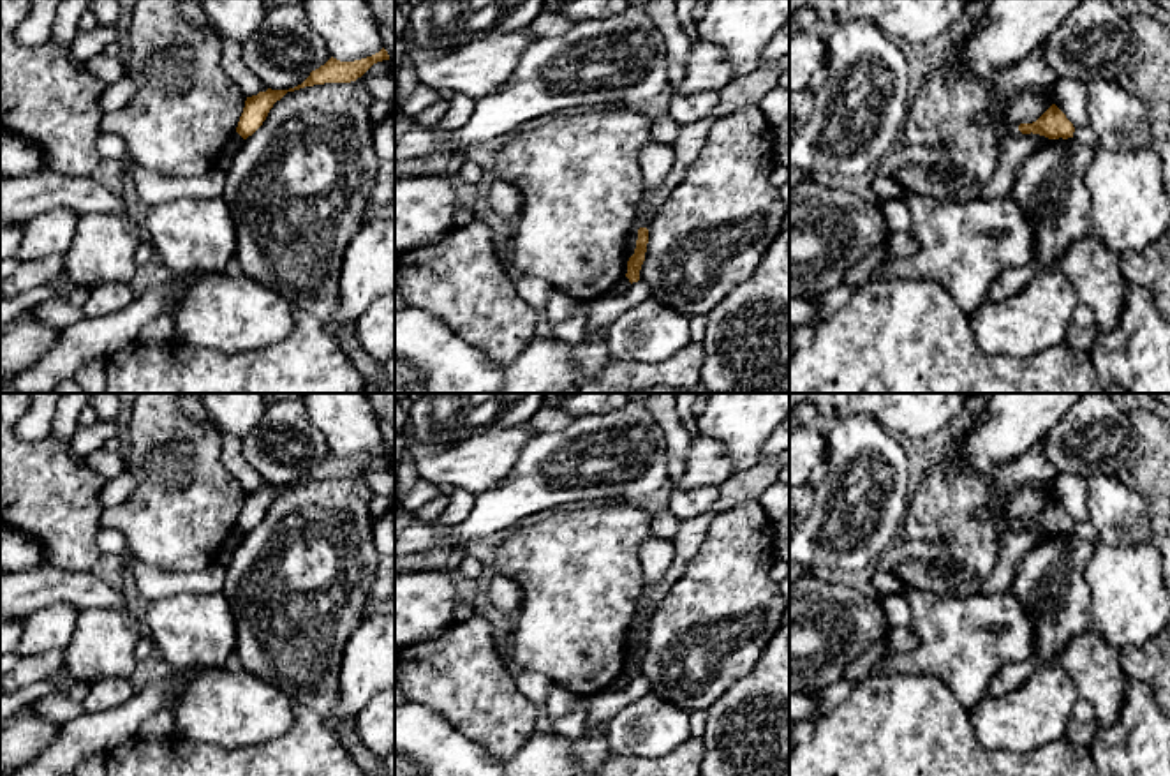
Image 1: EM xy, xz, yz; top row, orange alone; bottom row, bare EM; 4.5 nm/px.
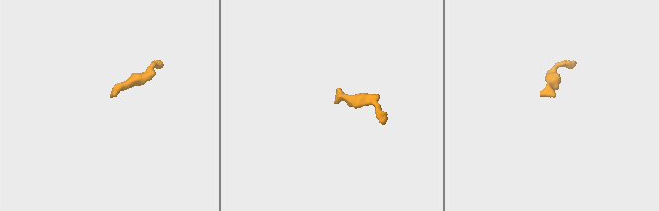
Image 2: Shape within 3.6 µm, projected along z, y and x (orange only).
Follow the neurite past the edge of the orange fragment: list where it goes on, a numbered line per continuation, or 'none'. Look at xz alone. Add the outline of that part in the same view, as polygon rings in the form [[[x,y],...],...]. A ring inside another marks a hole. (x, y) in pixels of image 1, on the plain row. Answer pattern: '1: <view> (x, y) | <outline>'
1: xz (656, 554) | [[[652,533],[643,540],[640,547],[640,564],[643,571],[643,589],[638,601],[638,612],[634,616],[633,624],[647,623],[648,624],[648,612],[647,612],[647,591],[654,587],[661,577],[670,568],[675,557],[675,543],[655,538]]]

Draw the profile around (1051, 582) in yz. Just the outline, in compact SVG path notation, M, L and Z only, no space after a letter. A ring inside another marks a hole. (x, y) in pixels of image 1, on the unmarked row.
M1073 533L1048 534L1026 556L1013 561L1017 573L1010 591L1026 607L1034 623L1034 660L1057 660L1061 651L1092 626L1085 570L1096 543L1080 540Z

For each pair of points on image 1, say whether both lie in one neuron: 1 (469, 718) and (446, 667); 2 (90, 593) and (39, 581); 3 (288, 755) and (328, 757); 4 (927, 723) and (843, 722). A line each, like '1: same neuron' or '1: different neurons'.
1: same neuron
2: same neuron
3: same neuron
4: same neuron

